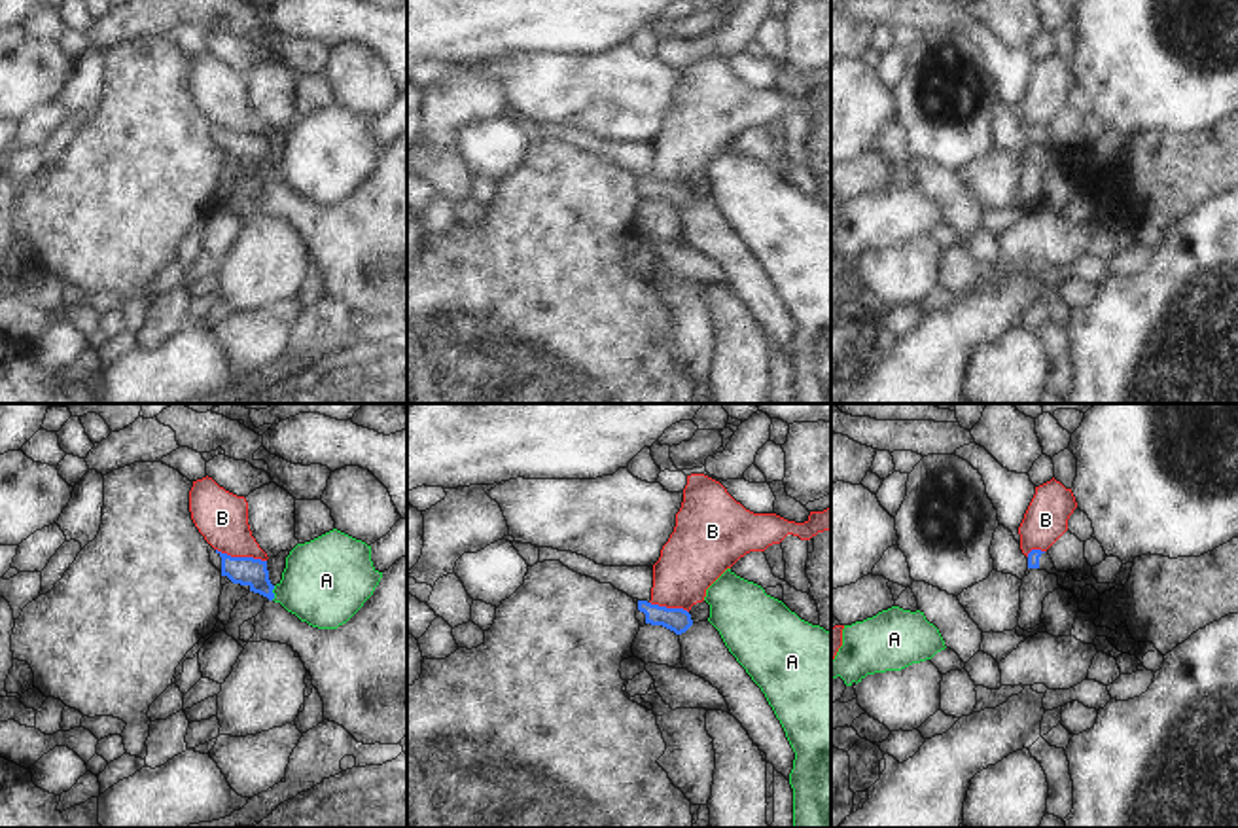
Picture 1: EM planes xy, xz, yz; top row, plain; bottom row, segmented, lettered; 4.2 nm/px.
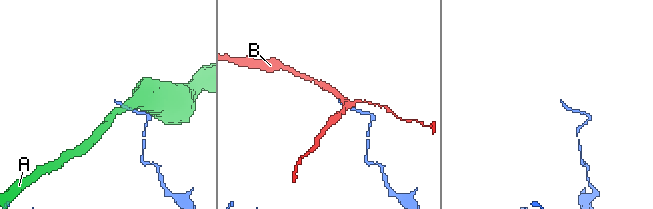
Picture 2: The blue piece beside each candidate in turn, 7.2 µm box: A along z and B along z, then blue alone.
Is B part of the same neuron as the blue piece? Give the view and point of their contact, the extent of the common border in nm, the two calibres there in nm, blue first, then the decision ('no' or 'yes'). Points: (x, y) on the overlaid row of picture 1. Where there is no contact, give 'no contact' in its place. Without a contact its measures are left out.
xy (241, 558) | 220 nm | 130/220 nm | no

